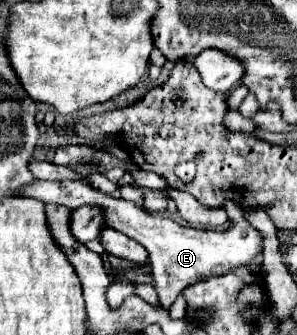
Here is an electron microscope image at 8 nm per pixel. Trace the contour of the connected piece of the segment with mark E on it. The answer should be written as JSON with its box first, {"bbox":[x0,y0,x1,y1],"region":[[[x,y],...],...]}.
{"bbox":[23,180,265,310],"region":[[[35,180],[31,186],[23,188],[23,194],[27,194],[29,198],[47,202],[47,204],[51,202],[51,204],[71,206],[71,210],[85,206],[85,204],[101,206],[105,212],[107,224],[111,228],[137,240],[149,252],[155,292],[157,292],[159,308],[163,310],[169,310],[177,294],[181,294],[181,290],[185,290],[187,286],[219,276],[219,274],[227,274],[229,270],[239,268],[239,266],[253,266],[255,258],[263,252],[263,240],[265,240],[263,234],[259,234],[251,224],[245,222],[245,218],[241,216],[241,206],[237,202],[225,202],[225,210],[229,218],[233,220],[233,226],[223,232],[209,232],[209,230],[195,230],[191,226],[181,226],[175,220],[169,220],[163,216],[153,216],[147,210],[135,206],[133,202],[127,202],[123,198],[113,198],[109,194],[95,190],[85,180],[81,182],[79,180],[77,182],[75,180],[61,180],[61,182]]]}

